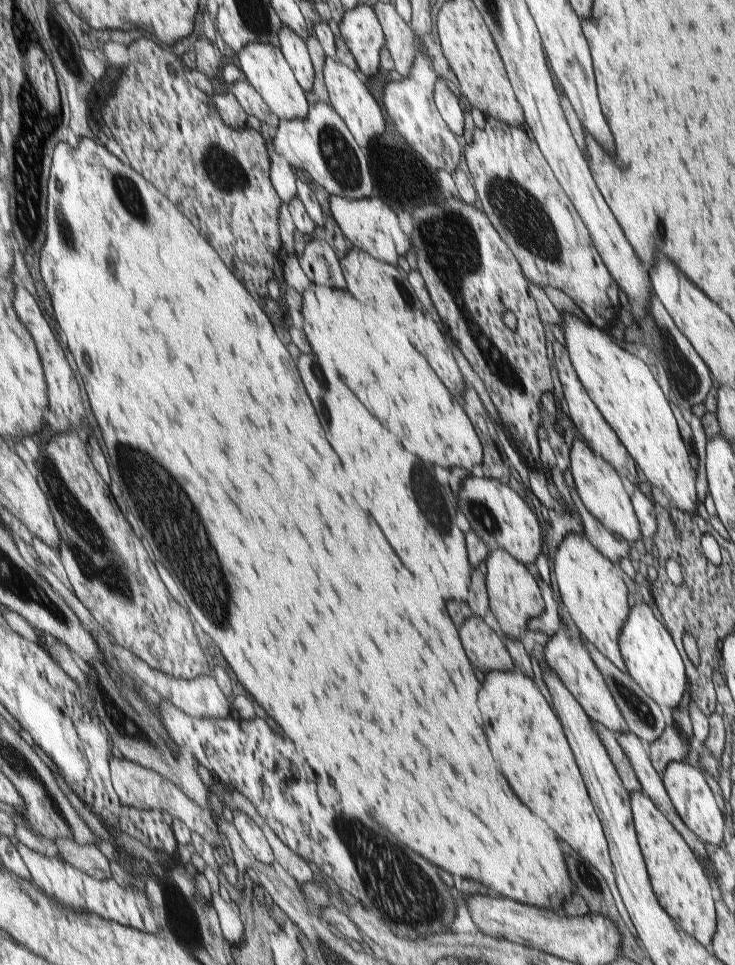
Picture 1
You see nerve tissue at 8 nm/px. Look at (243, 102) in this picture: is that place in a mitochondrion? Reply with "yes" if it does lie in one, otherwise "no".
no

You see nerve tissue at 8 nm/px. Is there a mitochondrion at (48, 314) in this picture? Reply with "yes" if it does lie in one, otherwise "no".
no

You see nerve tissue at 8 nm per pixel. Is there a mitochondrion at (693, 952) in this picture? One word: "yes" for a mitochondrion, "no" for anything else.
no

